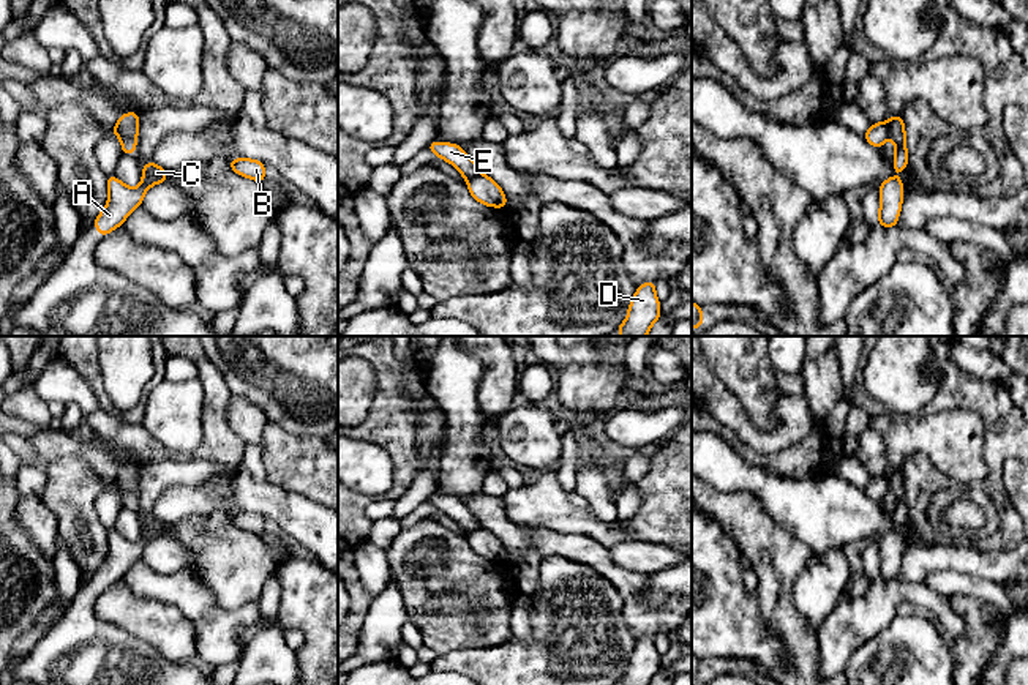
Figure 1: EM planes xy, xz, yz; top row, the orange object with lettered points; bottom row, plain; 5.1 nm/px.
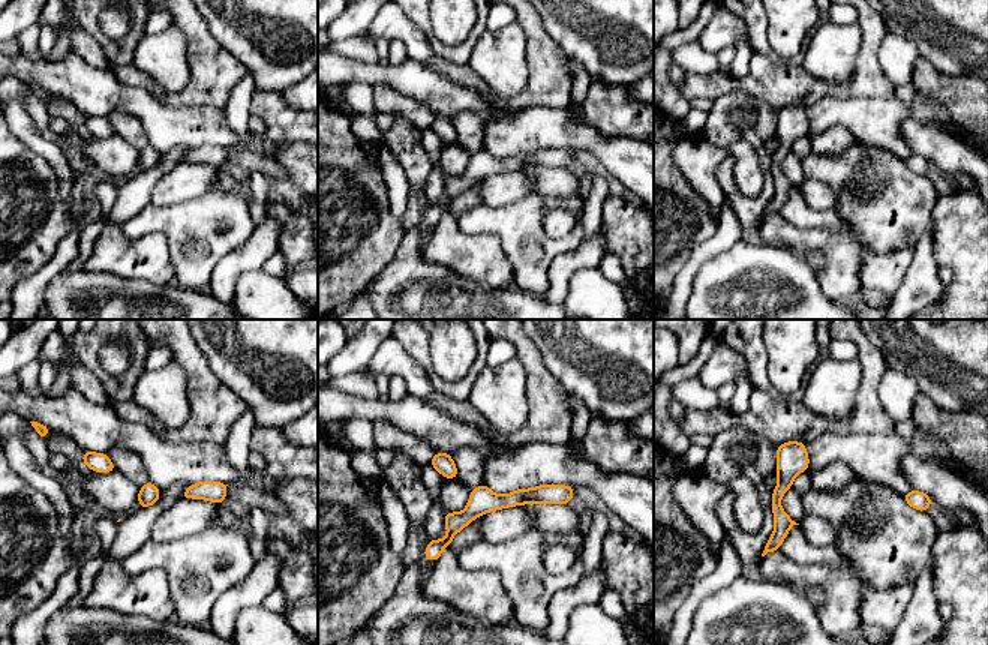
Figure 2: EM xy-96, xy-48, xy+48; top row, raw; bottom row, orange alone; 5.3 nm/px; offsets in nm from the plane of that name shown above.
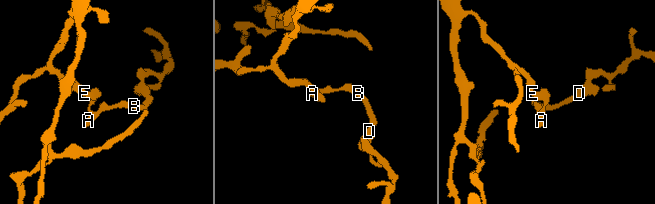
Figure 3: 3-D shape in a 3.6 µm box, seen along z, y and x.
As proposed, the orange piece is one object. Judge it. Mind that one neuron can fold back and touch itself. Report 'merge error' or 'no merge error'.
merge error

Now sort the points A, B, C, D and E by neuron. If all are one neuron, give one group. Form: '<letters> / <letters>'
A B C D / E

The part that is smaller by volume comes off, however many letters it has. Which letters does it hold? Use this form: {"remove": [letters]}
{"remove": ["A", "B", "C", "D"]}

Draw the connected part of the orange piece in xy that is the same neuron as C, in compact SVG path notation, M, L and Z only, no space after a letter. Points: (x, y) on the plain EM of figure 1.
M148 515L142 522L142 533L137 541L129 541L122 537L115 529L106 532L109 552L106 560L93 575L101 590L107 589L114 582L120 581L129 567L141 560L147 543L153 538L164 537L169 524Z

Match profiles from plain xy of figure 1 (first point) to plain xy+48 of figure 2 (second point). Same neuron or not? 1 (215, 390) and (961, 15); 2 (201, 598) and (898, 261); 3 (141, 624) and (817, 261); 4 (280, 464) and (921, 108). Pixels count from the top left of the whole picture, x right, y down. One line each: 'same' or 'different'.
1: different
2: same
3: different
4: different

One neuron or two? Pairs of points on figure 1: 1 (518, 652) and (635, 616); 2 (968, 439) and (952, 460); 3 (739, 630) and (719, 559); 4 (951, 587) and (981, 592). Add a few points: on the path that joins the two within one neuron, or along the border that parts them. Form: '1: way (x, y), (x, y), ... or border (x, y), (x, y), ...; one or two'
1: border (611, 584), (622, 598), (622, 617), (637, 640); two
2: way (964, 444), (957, 455); one
3: way (722, 613), (719, 610), (719, 576); one
4: way (959, 587), (973, 587); one

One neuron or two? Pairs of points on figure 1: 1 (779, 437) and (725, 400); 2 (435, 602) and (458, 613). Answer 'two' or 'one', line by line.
1: one
2: one

